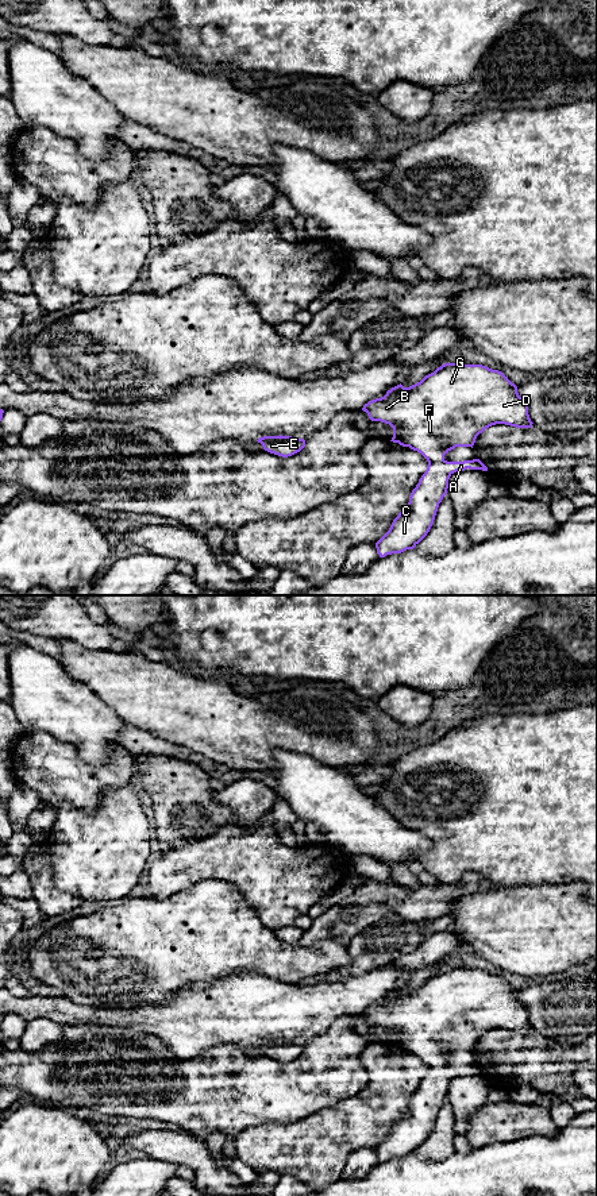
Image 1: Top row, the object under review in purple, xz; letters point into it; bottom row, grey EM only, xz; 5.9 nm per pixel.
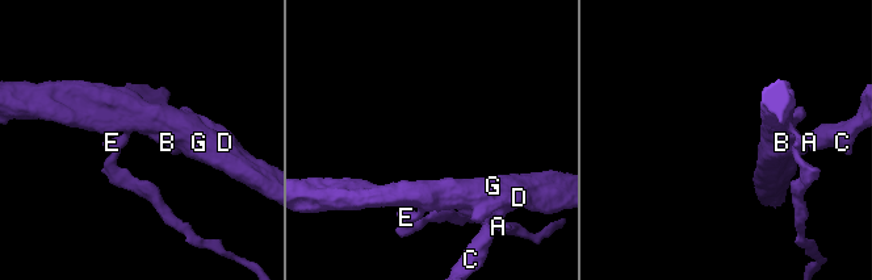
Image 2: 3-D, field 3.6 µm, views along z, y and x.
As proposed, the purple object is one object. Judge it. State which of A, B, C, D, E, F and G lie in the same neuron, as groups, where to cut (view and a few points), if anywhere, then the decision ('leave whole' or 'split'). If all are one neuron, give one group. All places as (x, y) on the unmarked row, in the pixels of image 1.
A B C D E F G | no cut | leave whole

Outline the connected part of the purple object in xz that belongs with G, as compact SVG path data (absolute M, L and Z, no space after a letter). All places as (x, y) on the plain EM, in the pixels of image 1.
M444 968L409 992L401 988L392 992L384 1002L365 1008L362 1015L371 1026L381 1026L393 1033L390 1046L417 1056L428 1066L425 1077L409 1100L408 1111L375 1147L380 1162L413 1154L427 1141L454 1077L466 1073L488 1076L479 1064L447 1066L444 1060L448 1056L455 1052L473 1053L477 1041L496 1029L516 1033L531 1033L534 1029L527 1007L517 998L517 991L504 977L482 969Z

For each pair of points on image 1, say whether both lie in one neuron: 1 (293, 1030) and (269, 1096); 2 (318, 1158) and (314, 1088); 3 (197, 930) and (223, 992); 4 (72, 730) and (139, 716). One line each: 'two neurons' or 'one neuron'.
1: two neurons
2: two neurons
3: two neurons
4: two neurons

